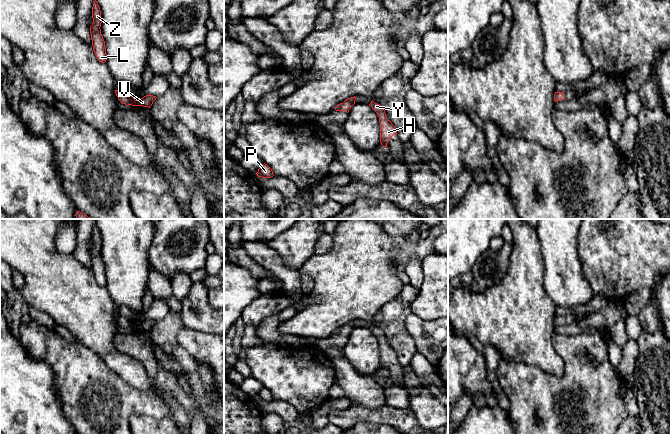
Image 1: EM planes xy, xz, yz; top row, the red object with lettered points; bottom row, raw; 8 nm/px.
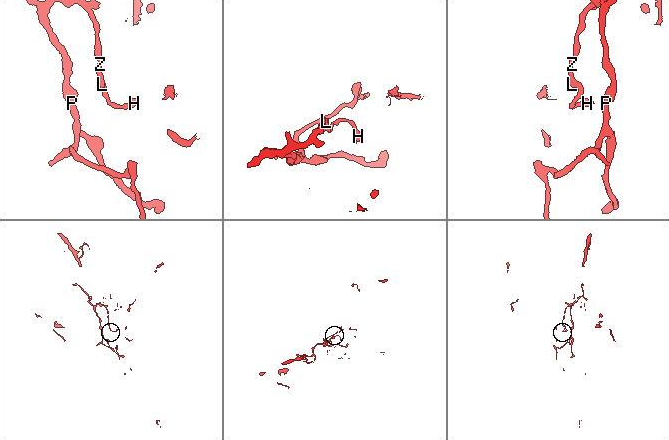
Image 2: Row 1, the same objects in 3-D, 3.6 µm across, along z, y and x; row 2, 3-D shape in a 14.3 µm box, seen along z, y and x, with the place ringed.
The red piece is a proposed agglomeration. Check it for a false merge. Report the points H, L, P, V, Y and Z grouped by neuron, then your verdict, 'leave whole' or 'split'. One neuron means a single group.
groups H V Y / L P Z; split

